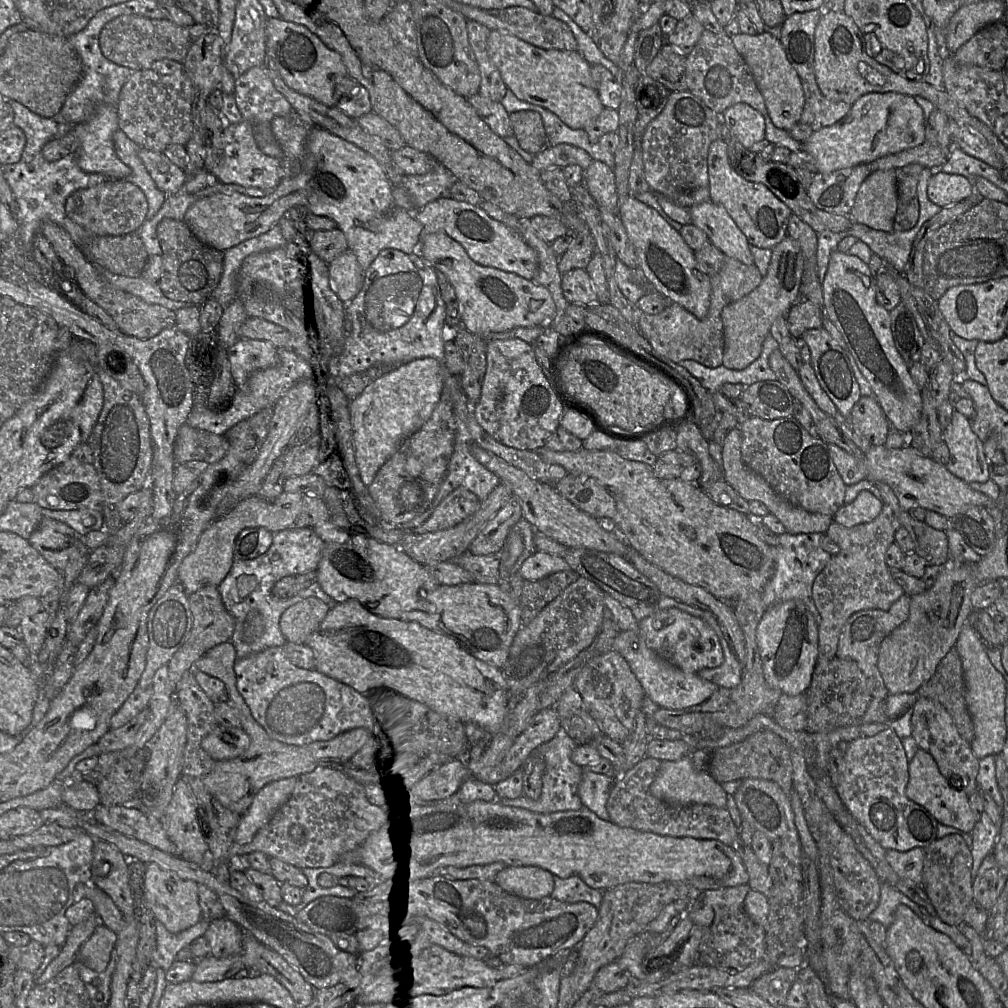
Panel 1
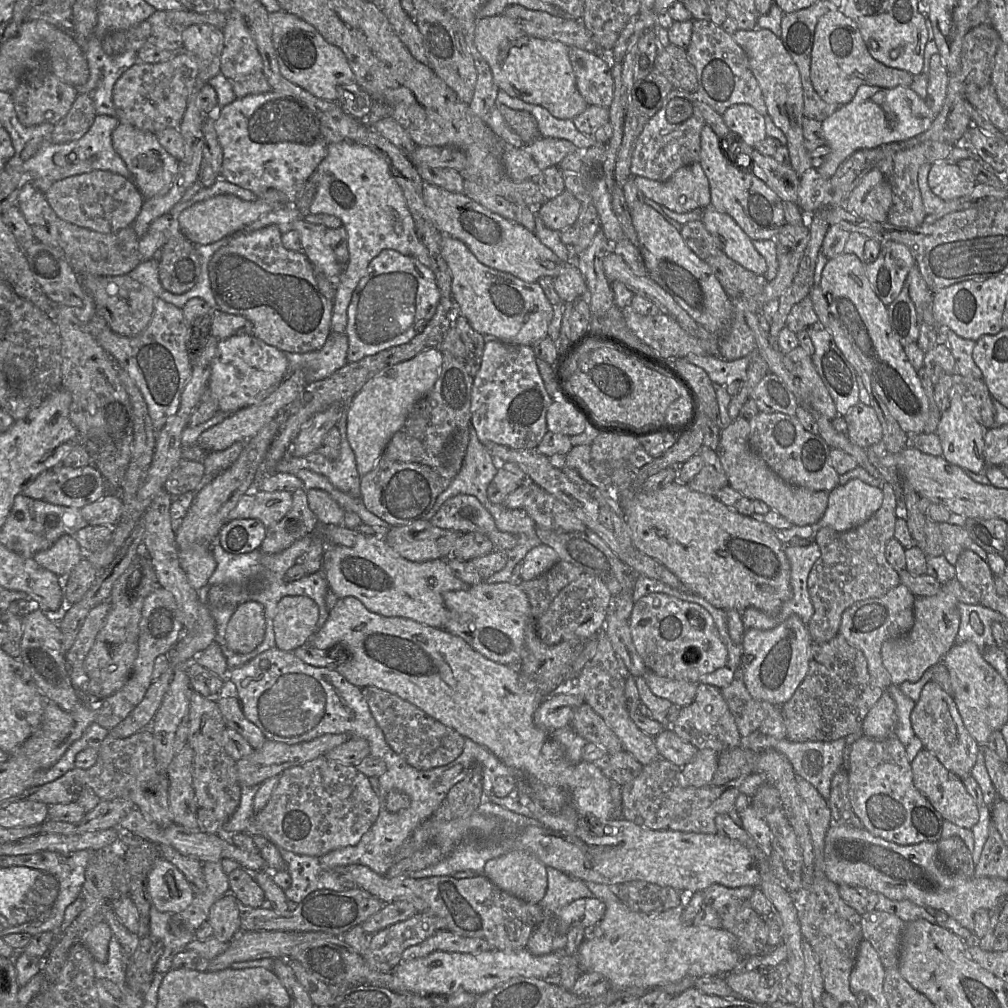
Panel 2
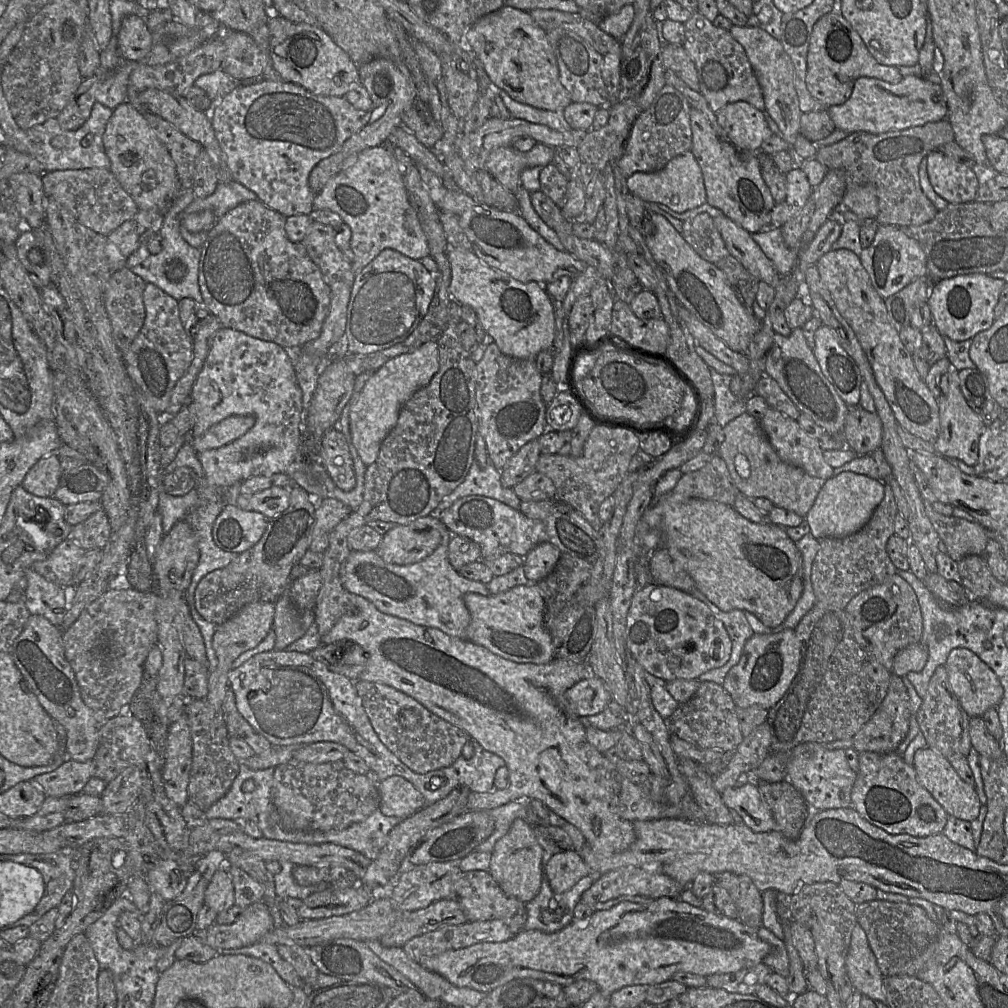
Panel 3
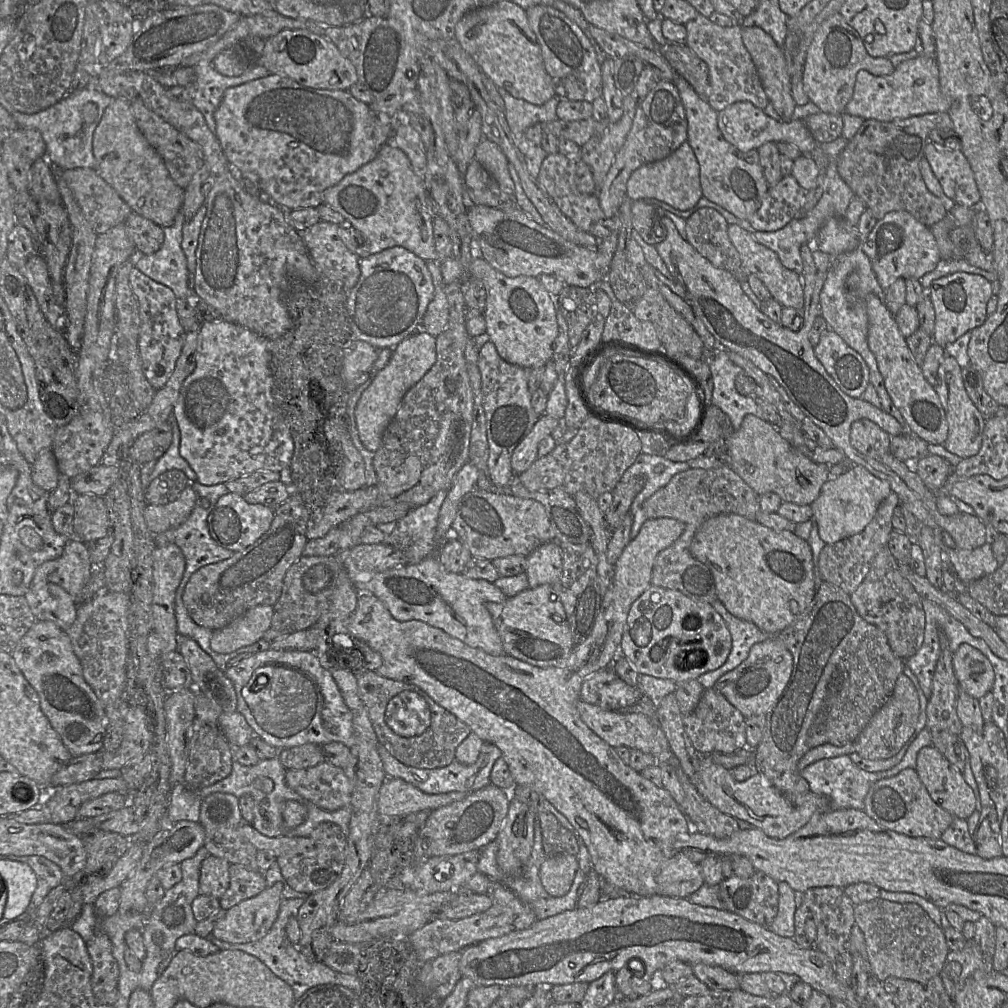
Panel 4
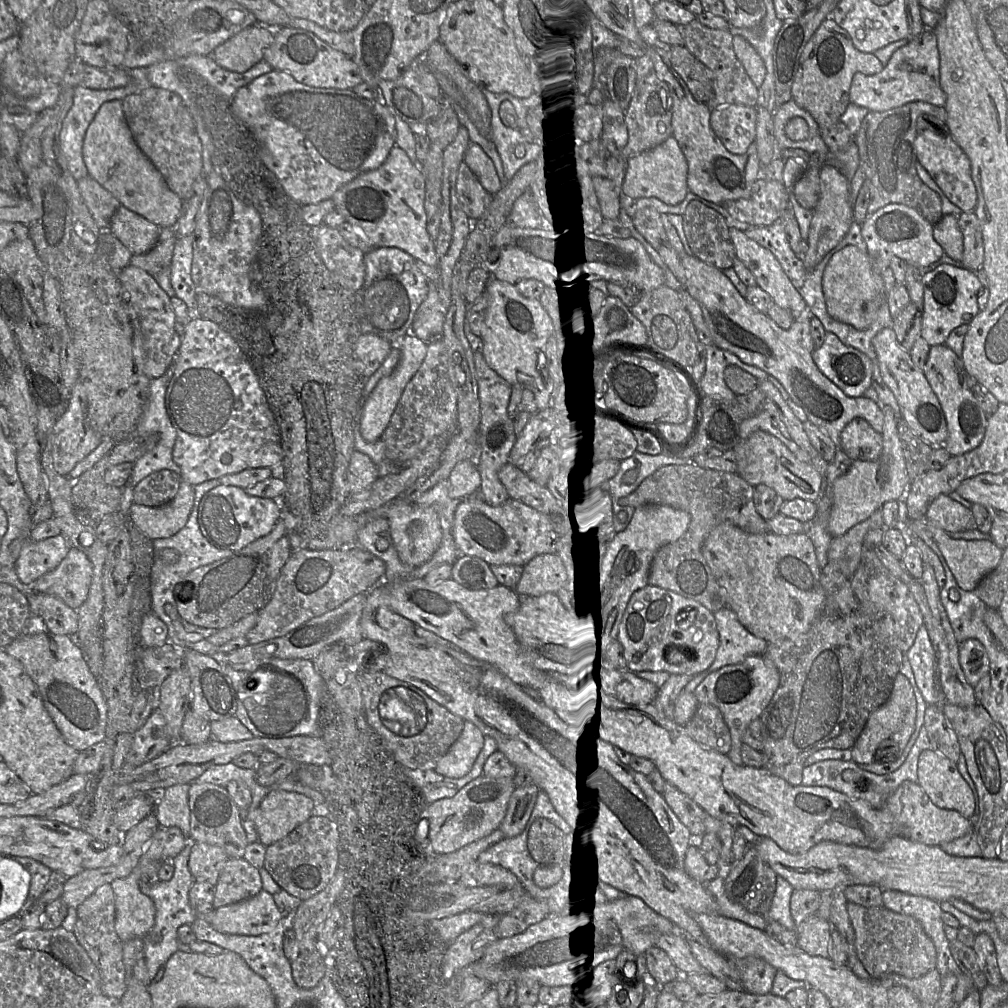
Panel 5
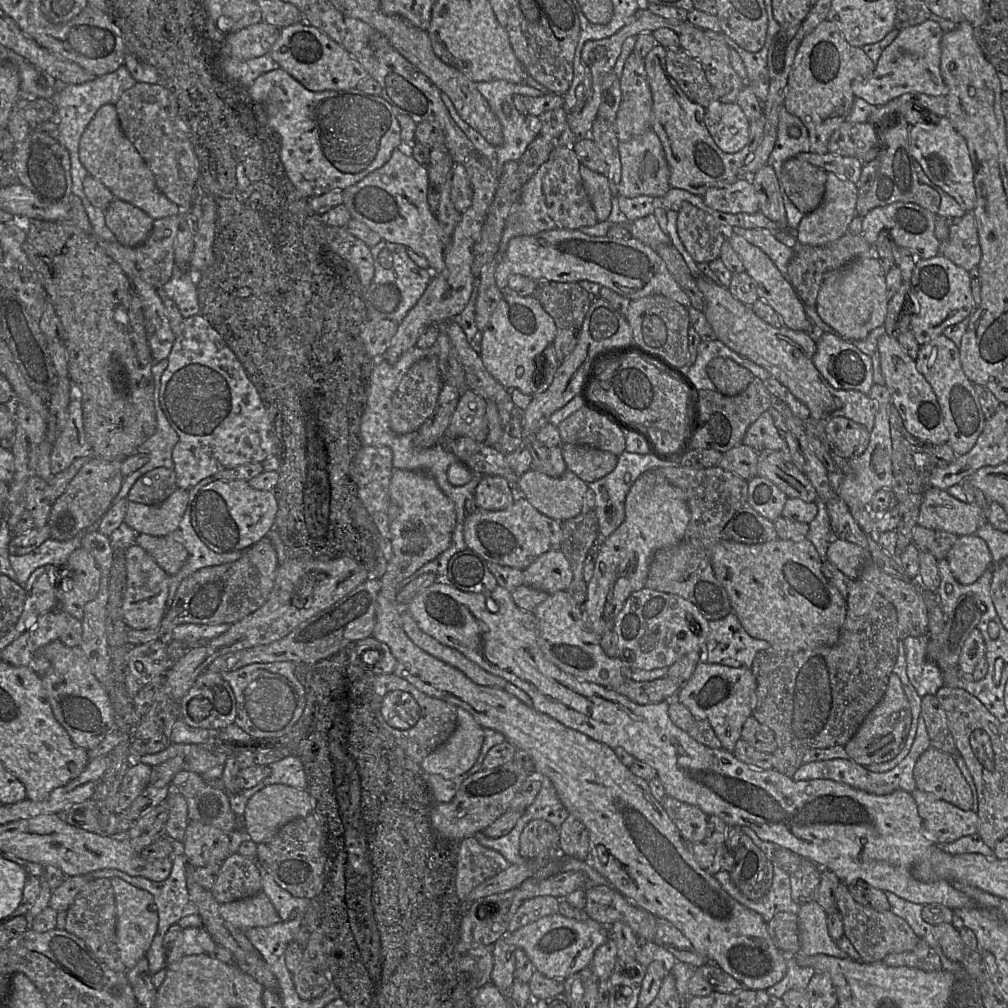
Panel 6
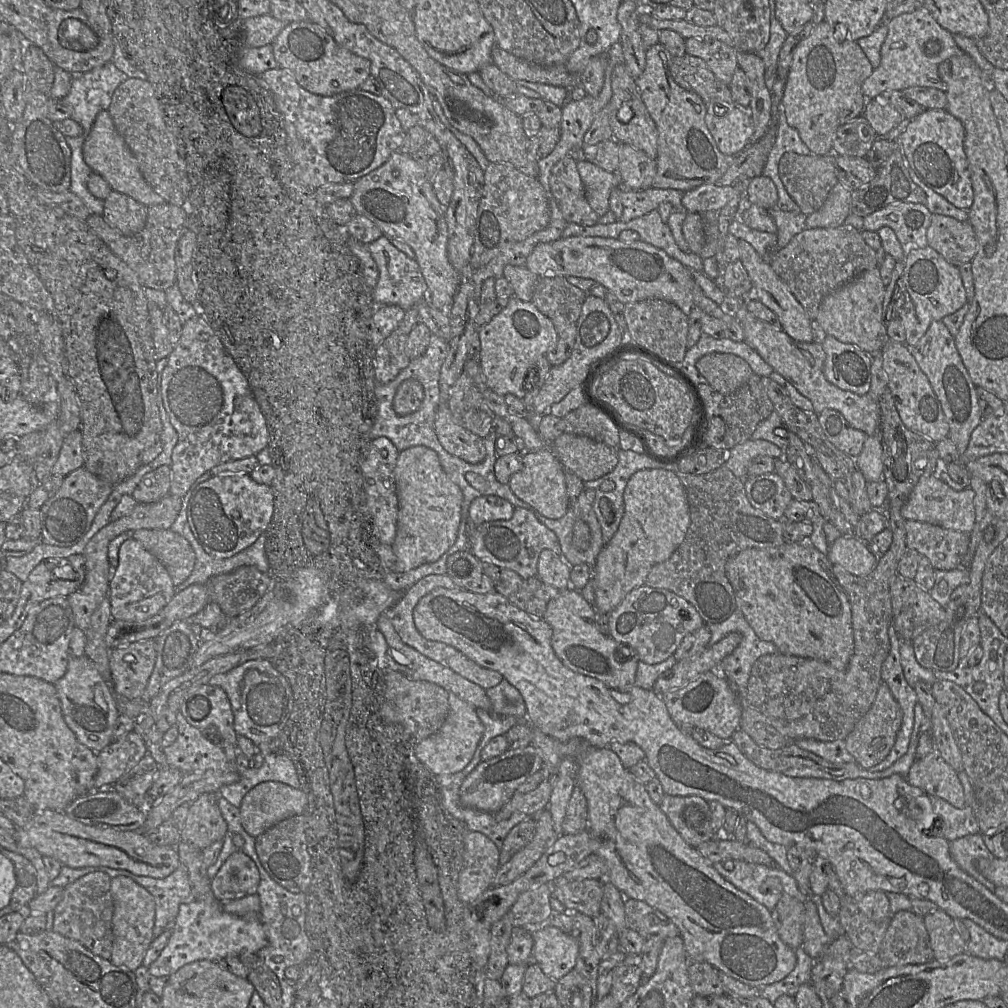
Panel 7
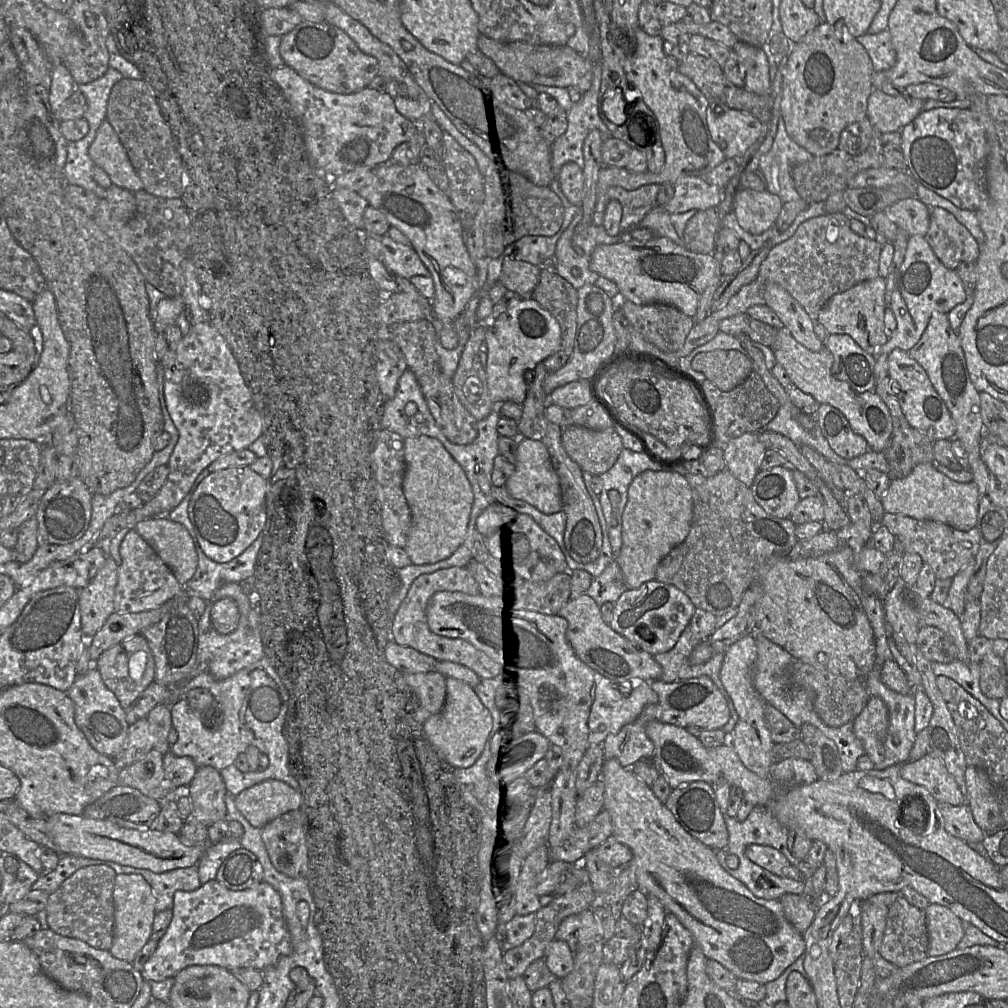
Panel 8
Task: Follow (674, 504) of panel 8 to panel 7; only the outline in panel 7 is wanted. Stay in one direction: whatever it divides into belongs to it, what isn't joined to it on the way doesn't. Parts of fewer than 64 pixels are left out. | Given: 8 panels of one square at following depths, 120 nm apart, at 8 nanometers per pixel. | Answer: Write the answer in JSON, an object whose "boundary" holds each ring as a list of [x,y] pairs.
{"boundary":[[[644,469],[634,473],[624,491],[624,515],[614,536],[605,544],[592,568],[594,607],[598,614],[610,614],[633,589],[645,584],[651,568],[670,558],[683,542],[690,524],[685,489],[676,473],[665,469]]]}

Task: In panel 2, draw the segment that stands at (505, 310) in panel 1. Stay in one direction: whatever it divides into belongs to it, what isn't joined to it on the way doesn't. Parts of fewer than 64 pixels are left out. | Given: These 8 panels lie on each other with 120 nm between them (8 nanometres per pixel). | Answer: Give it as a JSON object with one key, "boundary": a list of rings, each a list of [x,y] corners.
{"boundary":[[[444,236],[441,254],[452,276],[452,298],[471,327],[507,344],[533,346],[548,337],[553,309],[539,283],[527,283],[511,274],[480,263],[462,241]]]}

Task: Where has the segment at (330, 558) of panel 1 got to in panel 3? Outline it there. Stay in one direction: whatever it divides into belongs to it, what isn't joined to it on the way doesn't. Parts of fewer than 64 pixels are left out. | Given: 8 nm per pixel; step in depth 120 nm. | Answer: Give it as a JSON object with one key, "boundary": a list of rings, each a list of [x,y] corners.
{"boundary":[[[444,538],[431,555],[410,565],[387,563],[376,550],[366,552],[352,550],[341,568],[342,584],[348,592],[366,598],[385,614],[466,639],[470,613],[463,596],[467,593],[488,596],[491,593],[487,585],[461,576],[450,564],[448,560],[450,538]]]}

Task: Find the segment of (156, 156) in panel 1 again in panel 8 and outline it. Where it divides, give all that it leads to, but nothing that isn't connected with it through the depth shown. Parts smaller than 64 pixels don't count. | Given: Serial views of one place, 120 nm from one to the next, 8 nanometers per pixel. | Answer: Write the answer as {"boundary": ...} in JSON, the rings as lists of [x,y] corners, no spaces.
{"boundary":[[[107,119],[98,128],[88,152],[94,164],[107,173],[113,185],[132,193],[144,189],[143,182]]]}

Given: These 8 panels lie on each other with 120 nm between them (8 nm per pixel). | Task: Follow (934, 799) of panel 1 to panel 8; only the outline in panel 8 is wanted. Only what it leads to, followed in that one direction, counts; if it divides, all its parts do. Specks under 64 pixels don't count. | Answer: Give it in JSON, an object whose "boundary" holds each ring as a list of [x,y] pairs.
{"boundary":[[[930,751],[921,759],[907,761],[901,766],[905,780],[925,787],[938,803],[960,806],[966,803],[964,794],[943,760]]]}

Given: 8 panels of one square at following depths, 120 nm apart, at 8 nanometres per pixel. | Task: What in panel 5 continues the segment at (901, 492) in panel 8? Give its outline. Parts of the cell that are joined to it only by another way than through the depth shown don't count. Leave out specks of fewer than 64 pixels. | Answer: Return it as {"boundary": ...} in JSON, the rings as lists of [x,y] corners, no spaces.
{"boundary":[[[939,495],[927,508],[925,519],[947,533],[973,529],[974,517],[969,508],[954,501],[948,495]]]}

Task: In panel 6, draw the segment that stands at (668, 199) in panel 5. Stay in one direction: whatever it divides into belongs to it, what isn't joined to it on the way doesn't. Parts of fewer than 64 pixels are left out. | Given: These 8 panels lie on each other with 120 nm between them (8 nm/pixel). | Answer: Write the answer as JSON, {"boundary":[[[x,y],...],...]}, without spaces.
{"boundary":[[[652,130],[618,145],[621,161],[621,180],[618,185],[618,195],[635,198],[637,196],[664,196],[671,188],[669,184],[670,170],[662,144]]]}

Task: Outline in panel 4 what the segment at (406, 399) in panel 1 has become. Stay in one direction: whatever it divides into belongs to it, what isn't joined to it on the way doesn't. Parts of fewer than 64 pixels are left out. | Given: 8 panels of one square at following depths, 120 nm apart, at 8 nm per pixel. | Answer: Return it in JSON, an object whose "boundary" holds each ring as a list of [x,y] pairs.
{"boundary":[[[423,331],[409,335],[393,349],[388,364],[376,374],[372,383],[362,393],[355,409],[359,438],[367,450],[373,453],[377,451],[382,436],[395,416],[404,395],[423,378],[435,361],[436,339]]]}

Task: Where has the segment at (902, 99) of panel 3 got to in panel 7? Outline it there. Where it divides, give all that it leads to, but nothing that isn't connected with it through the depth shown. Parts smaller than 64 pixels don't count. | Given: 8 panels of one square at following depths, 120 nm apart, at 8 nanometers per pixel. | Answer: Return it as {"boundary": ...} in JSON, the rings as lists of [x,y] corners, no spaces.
{"boundary":[[[924,6],[888,21],[888,35],[882,45],[880,64],[863,82],[866,99],[881,98],[885,91],[904,90],[914,86],[931,87],[947,93],[948,86],[938,74],[939,65],[964,52],[956,45],[953,35],[941,27]]]}

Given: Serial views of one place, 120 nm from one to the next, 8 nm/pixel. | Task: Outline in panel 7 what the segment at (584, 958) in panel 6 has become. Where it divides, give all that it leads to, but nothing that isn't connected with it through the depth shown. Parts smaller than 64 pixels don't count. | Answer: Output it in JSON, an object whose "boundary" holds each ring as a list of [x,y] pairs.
{"boundary":[[[547,923],[533,928],[532,937],[532,961],[549,978],[558,981],[574,968],[579,954],[574,937]]]}

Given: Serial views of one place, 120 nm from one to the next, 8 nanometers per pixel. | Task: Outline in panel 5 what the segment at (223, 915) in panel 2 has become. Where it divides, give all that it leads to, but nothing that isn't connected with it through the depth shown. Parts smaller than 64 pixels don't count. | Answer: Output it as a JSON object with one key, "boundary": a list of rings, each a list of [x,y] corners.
{"boundary":[[[195,842],[189,856],[189,870],[195,880],[217,884],[228,859],[230,858],[223,848]]]}

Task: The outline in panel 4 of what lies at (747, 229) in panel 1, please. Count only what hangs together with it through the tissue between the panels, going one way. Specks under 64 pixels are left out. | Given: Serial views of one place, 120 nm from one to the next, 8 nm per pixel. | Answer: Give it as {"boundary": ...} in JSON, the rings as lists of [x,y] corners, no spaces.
{"boundary":[[[676,76],[673,83],[685,109],[687,142],[700,166],[700,185],[703,196],[737,218],[748,221],[761,206],[769,188],[760,166],[758,150],[741,152],[728,143],[718,128],[718,112],[702,99],[683,77]]]}

